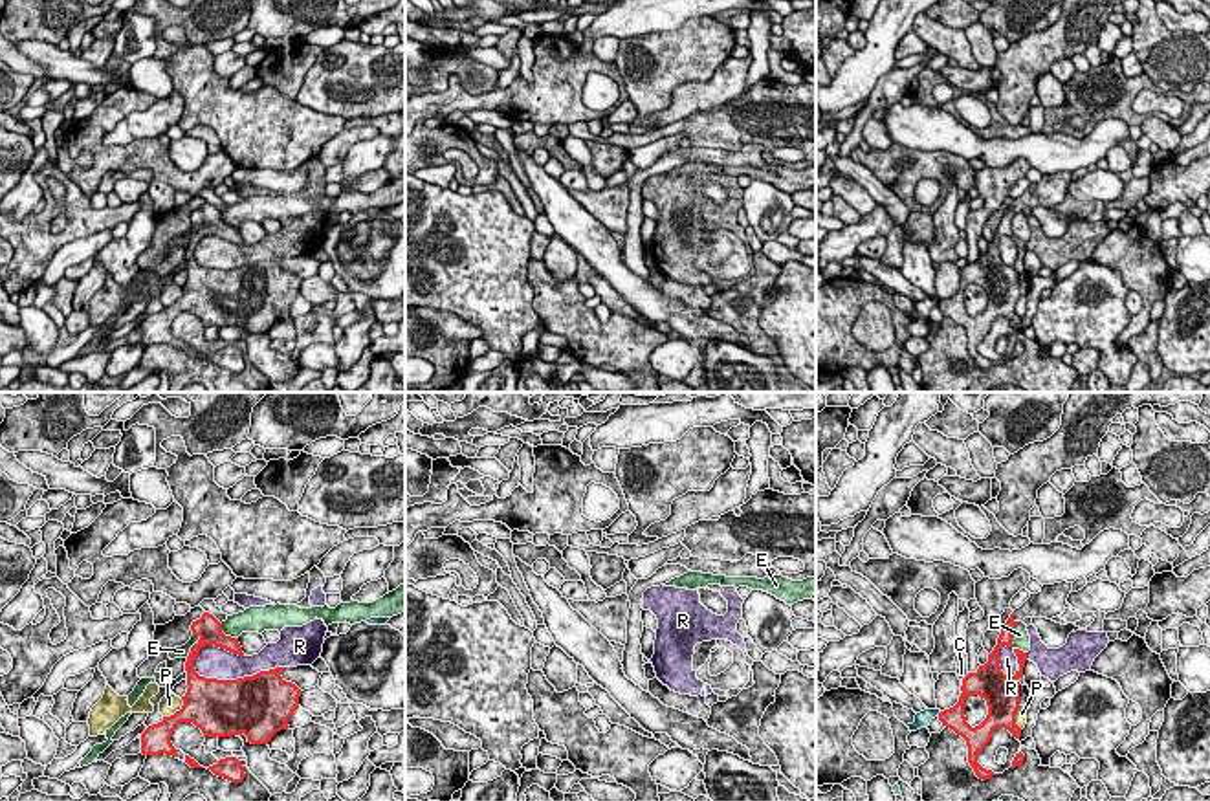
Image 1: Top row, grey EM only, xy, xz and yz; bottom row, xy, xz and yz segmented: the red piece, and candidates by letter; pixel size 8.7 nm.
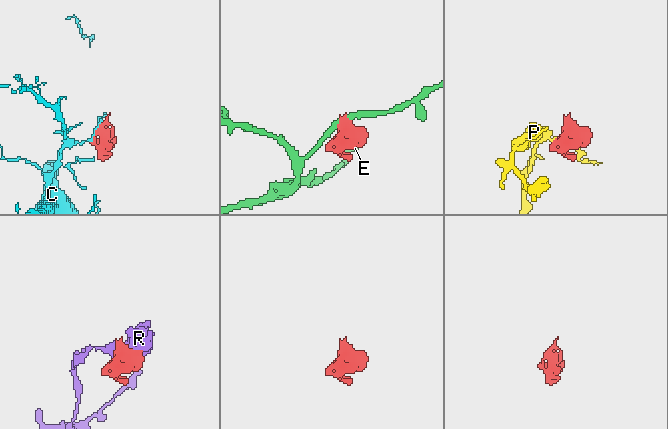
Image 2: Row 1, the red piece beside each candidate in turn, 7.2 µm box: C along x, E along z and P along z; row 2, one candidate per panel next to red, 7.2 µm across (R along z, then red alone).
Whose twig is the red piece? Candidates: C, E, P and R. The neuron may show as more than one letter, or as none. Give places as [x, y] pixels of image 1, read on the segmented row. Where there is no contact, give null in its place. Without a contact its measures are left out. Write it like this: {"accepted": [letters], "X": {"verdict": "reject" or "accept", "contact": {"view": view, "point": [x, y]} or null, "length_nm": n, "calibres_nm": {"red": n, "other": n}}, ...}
{"accepted": [], "C": {"verdict": "reject", "contact": {"view": "yz", "point": [939, 713]}, "length_nm": 60, "calibres_nm": {"red": 190, "other": 140}}, "E": {"verdict": "reject", "contact": {"view": "yz", "point": [1011, 640]}, "length_nm": 300, "calibres_nm": {"red": 130, "other": 160}}, "P": {"verdict": "reject", "contact": {"view": "xy", "point": [176, 712]}, "length_nm": 240, "calibres_nm": {"red": 380, "other": 160}}, "R": {"verdict": "reject", "contact": {"view": "xy", "point": [237, 679]}, "length_nm": 800, "calibres_nm": {"red": 480, "other": 280}}}

